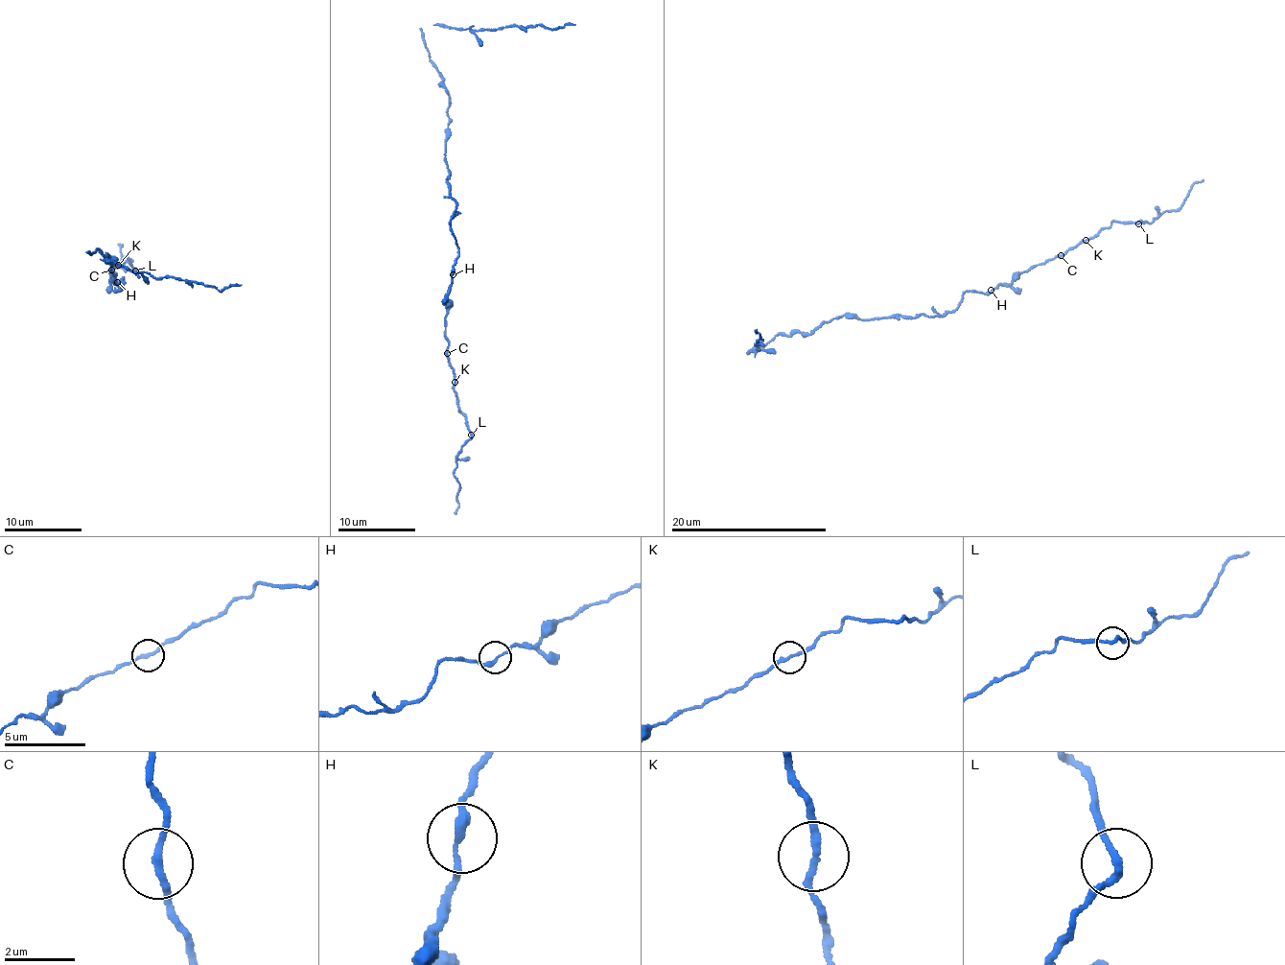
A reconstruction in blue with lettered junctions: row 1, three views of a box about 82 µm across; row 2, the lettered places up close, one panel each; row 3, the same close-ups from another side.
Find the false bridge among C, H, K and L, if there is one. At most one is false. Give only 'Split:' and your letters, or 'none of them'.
Split: none of them

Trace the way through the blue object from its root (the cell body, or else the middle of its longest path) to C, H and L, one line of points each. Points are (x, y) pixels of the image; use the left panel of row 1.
C: (120, 286), (122, 290), (116, 292), (124, 278), (117, 286), (113, 280), (113, 283), (111, 270)
H: (120, 286), (122, 290), (116, 292), (124, 278), (117, 282)
L: (120, 286), (122, 290), (116, 292), (124, 278), (117, 286), (109, 270), (126, 257), (135, 271)

